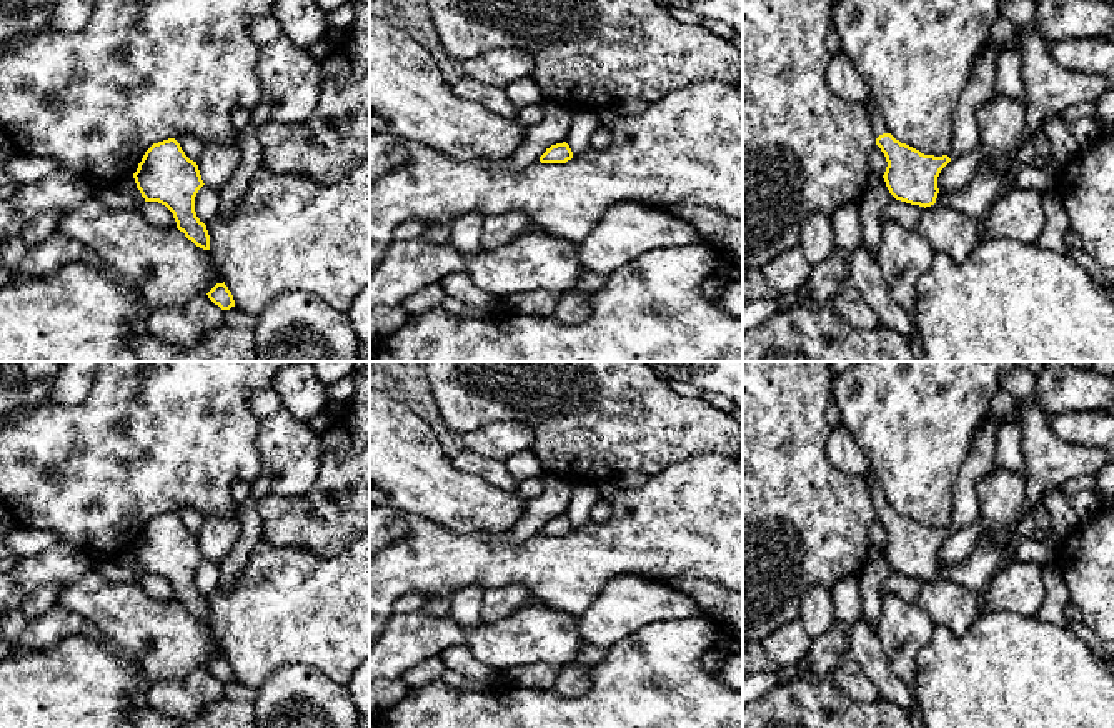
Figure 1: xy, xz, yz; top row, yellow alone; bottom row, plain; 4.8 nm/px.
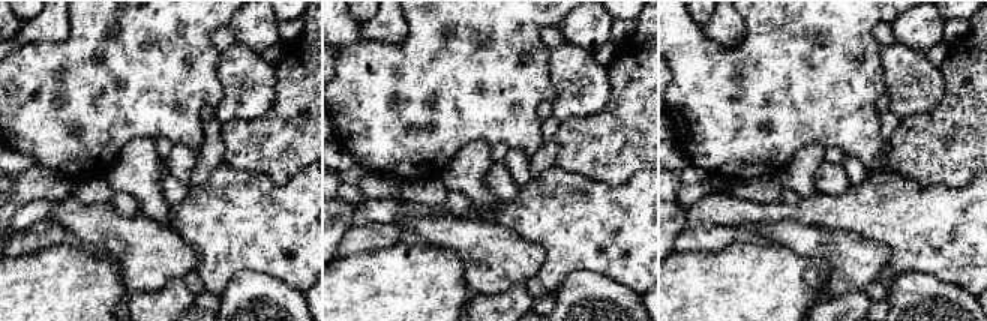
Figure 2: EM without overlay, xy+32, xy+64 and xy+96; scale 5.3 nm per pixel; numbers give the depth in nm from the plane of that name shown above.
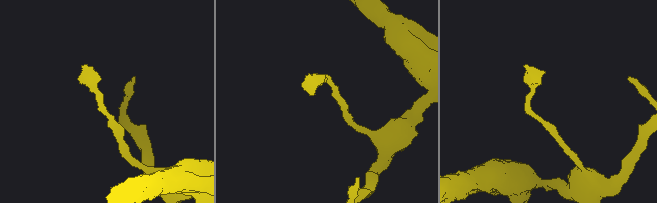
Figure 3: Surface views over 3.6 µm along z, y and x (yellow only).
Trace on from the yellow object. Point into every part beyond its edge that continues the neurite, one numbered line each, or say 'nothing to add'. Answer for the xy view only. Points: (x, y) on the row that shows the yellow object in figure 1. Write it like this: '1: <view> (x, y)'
nothing to add

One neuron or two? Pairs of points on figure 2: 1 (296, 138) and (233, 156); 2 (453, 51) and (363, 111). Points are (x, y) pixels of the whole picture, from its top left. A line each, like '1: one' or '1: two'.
1: one
2: one

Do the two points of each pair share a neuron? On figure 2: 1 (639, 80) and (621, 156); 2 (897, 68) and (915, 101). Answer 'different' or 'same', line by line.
1: same
2: same

